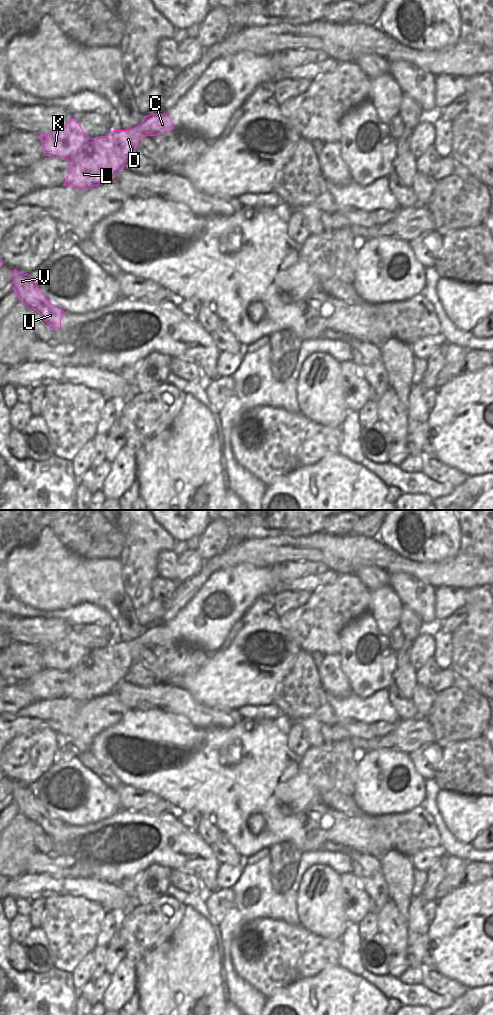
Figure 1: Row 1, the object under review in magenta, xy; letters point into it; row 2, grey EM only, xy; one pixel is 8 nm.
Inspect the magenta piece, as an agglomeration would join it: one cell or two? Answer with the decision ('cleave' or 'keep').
cleave

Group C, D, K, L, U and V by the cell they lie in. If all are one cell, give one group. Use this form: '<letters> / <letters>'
C D L U V / K

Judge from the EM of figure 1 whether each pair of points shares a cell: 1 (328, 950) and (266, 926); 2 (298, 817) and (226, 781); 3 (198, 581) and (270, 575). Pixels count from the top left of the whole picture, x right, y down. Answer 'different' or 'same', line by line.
1: same
2: same
3: different

